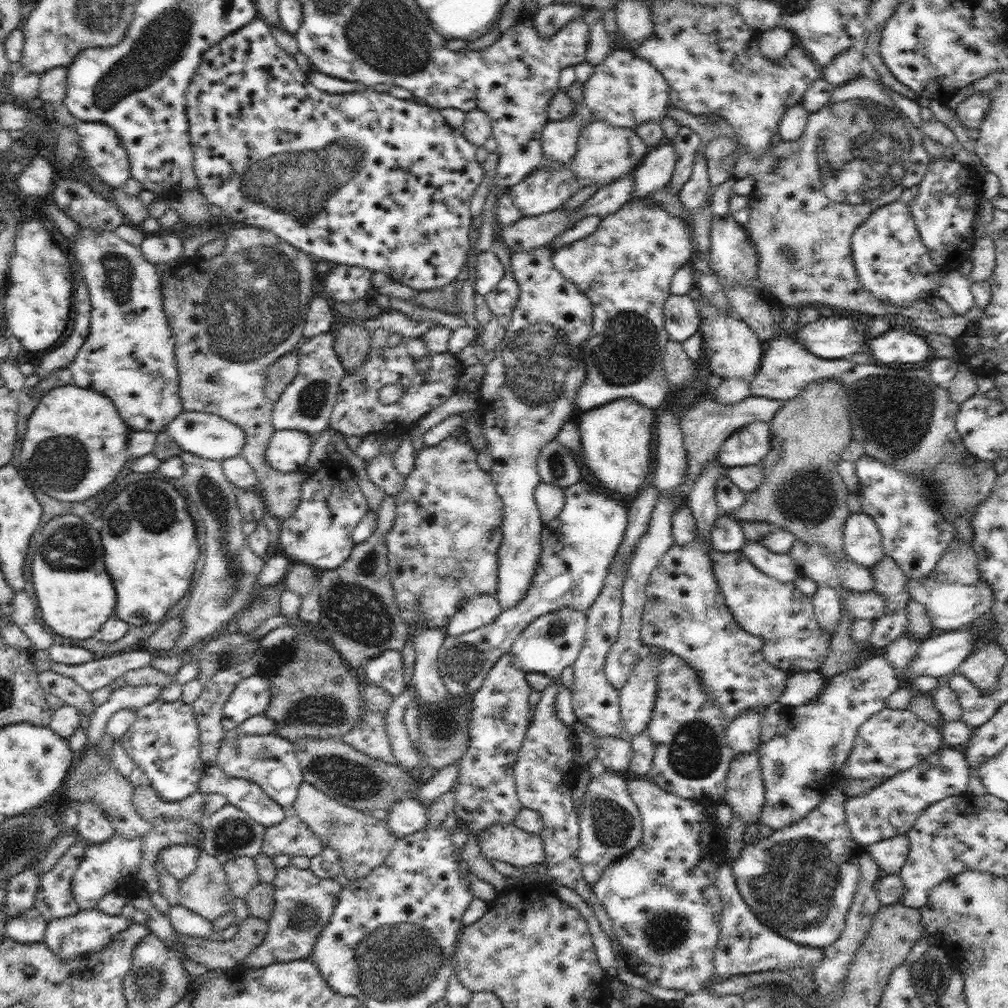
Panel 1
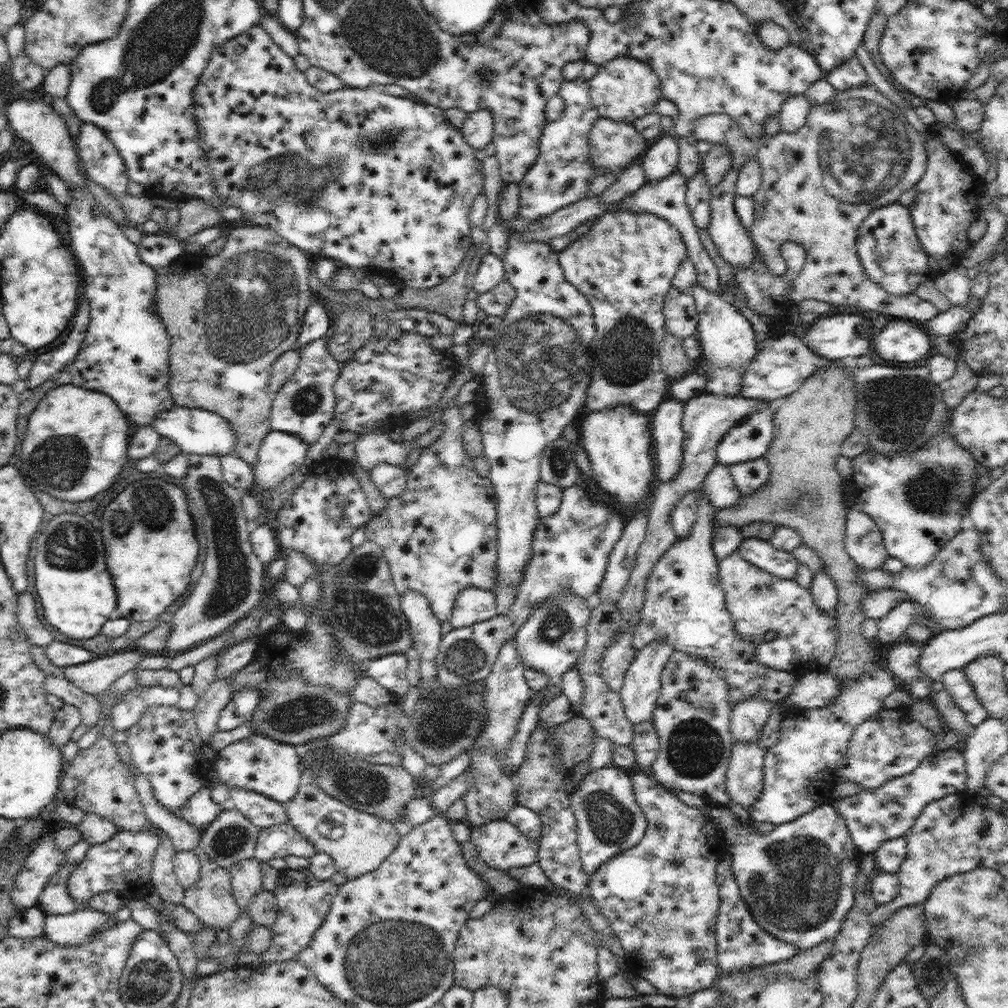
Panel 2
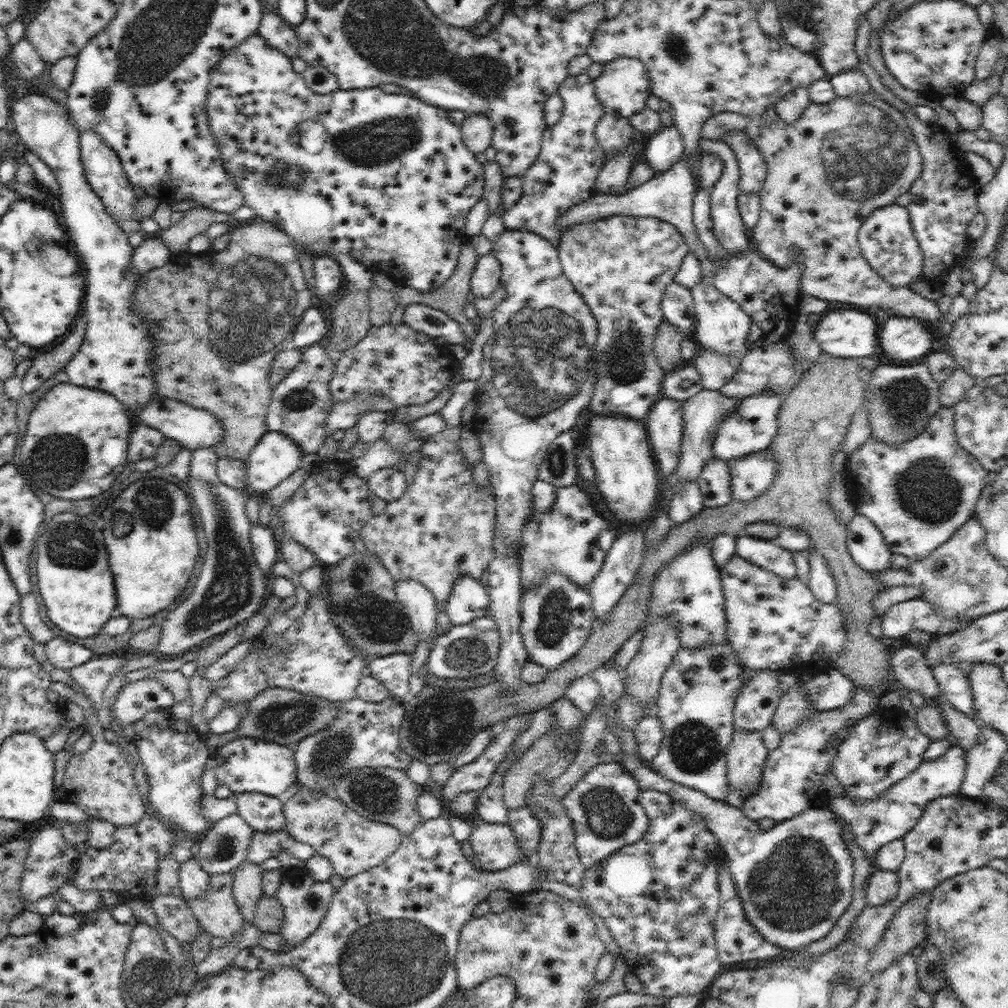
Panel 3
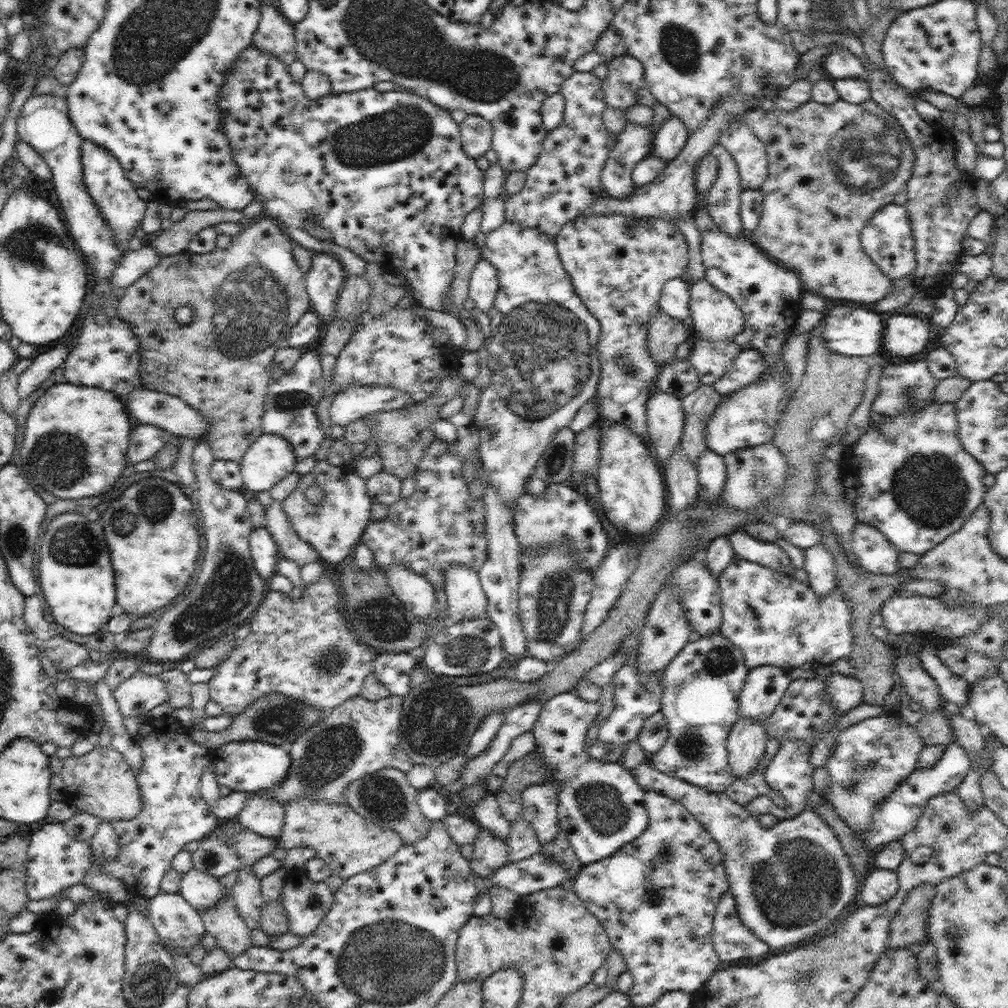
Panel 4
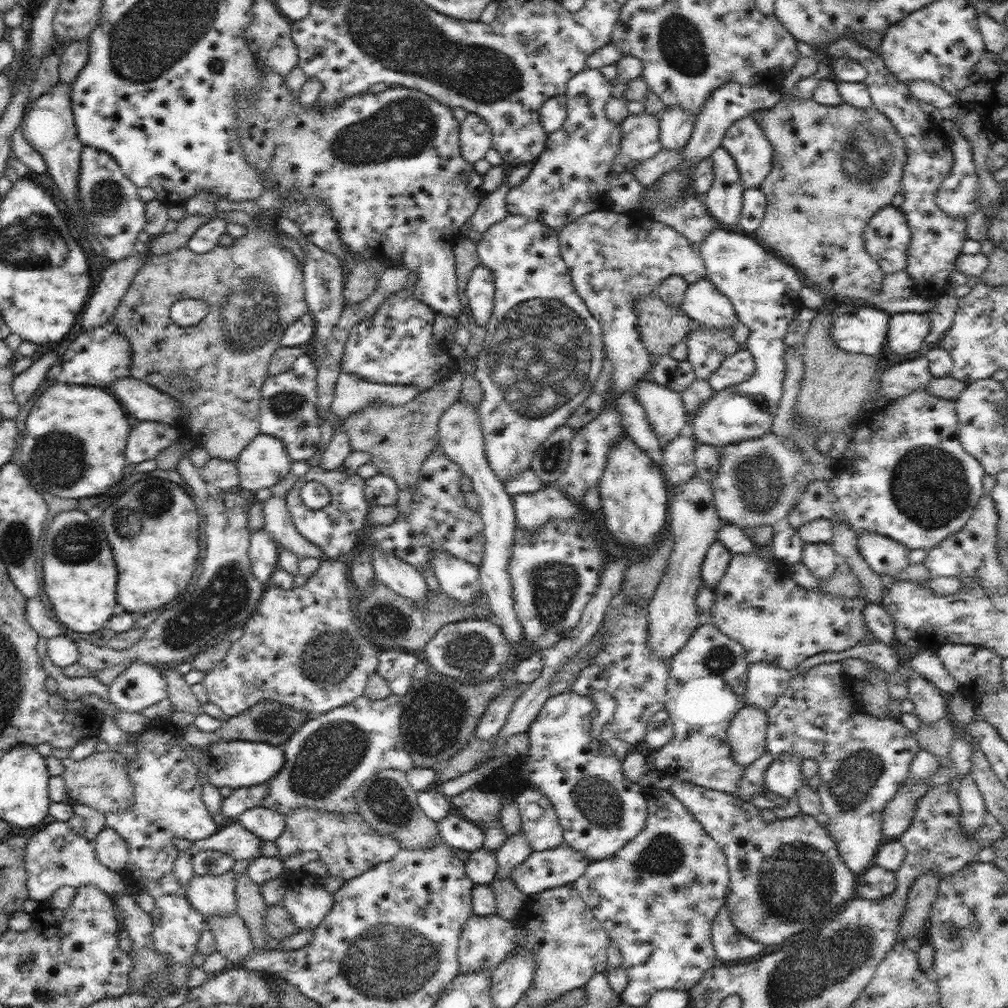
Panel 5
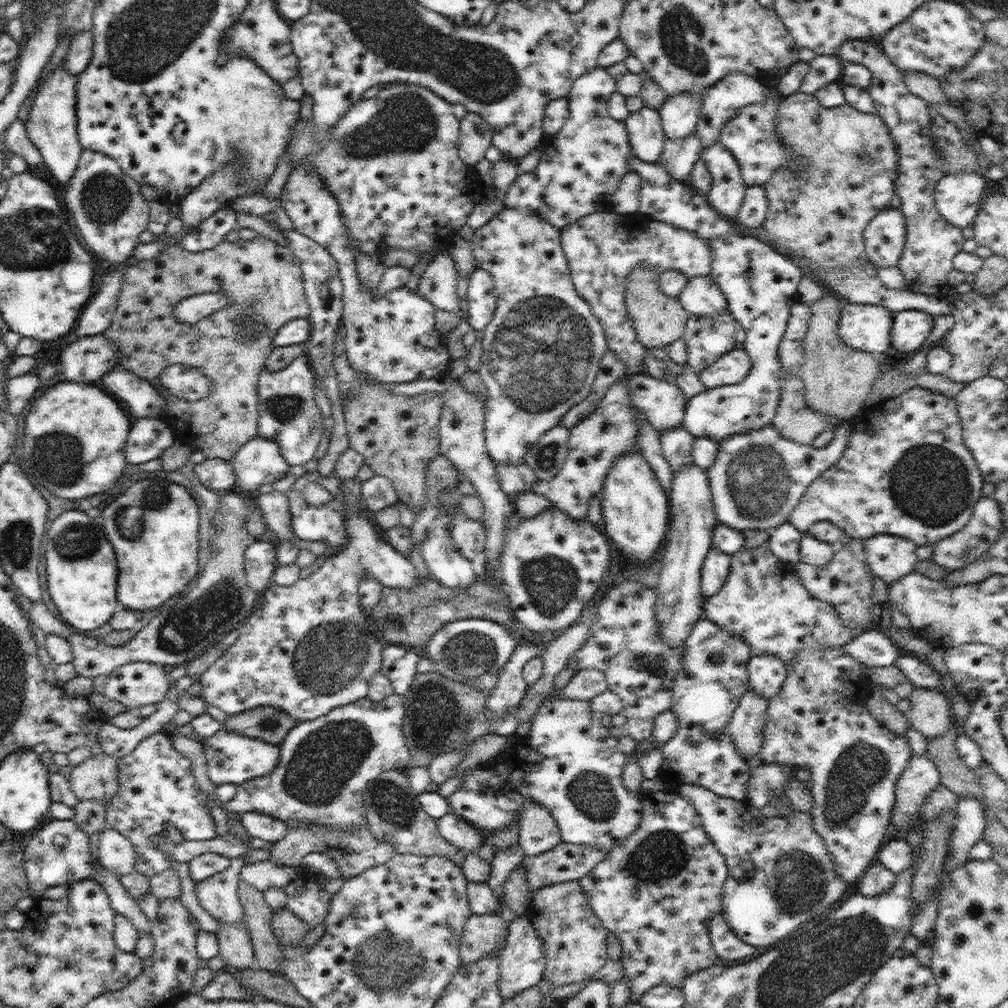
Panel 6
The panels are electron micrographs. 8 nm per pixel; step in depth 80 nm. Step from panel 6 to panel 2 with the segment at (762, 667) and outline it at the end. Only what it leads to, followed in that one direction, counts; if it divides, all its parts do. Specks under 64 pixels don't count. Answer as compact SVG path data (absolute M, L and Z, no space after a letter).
M759 694L739 702L731 710L730 733L734 741L750 743L760 739L772 707L776 704Z

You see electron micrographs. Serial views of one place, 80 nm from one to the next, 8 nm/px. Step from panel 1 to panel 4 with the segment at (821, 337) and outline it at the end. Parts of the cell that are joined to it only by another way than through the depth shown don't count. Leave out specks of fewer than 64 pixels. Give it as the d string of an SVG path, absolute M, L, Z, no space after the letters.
M836 306L830 312L826 311L822 321L822 338L825 345L832 351L846 356L860 356L868 359L868 356L874 356L883 344L883 318L882 314L870 312L868 309L853 308L848 306Z

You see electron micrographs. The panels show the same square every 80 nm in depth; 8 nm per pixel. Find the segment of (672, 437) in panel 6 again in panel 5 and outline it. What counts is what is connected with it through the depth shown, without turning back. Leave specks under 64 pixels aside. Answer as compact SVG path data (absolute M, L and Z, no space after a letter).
M688 432L680 434L663 448L663 474L669 492L683 486L697 474L694 439Z

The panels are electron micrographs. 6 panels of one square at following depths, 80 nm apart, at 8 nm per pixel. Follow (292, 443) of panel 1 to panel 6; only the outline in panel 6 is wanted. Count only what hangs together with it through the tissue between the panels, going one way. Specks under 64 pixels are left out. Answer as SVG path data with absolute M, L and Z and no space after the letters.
M260 436L250 439L230 461L237 485L243 490L256 490L265 482L274 483L288 473L290 467L278 444Z

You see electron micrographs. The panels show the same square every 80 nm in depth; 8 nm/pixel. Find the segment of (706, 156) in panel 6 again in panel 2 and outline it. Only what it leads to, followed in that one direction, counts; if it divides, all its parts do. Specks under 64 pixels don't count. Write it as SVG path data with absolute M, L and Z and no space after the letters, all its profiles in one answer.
M732 167L720 184L711 187L710 208L711 219L708 226L712 242L716 245L722 259L732 265L732 269L748 269L758 257L757 250L751 239L751 231L742 226L734 208L736 181L739 171Z

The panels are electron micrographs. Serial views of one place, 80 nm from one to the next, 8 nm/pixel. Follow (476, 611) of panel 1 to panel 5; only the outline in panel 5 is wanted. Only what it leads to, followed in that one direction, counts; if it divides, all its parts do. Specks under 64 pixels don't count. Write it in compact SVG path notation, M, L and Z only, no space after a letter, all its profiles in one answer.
M433 550L431 568L441 590L458 602L471 604L481 592L479 568L445 550Z

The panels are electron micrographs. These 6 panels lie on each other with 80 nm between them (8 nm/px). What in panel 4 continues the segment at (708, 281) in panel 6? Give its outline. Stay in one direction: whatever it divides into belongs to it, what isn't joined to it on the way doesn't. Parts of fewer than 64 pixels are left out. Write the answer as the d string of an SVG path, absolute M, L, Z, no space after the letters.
M705 279L696 282L694 285L690 285L690 316L693 319L691 323L692 336L699 336L701 338L707 338L708 340L734 340L735 336L742 333L742 331L748 330L746 326L746 318L742 309L730 299L730 296L724 294L720 290L717 290L710 282Z

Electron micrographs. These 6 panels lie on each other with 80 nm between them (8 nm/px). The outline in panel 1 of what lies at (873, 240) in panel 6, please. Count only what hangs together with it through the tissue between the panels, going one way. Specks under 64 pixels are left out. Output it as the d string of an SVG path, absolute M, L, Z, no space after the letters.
M898 200L877 208L851 238L854 267L860 285L880 301L896 306L910 306L935 295L940 285L940 268L932 264L922 242L909 203Z

